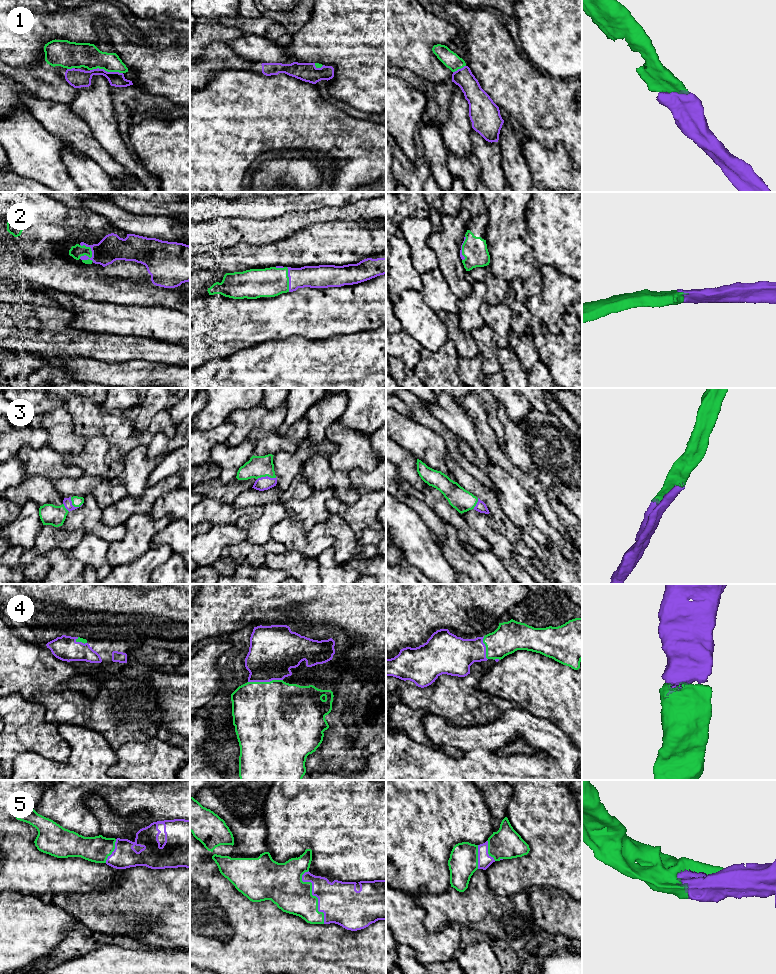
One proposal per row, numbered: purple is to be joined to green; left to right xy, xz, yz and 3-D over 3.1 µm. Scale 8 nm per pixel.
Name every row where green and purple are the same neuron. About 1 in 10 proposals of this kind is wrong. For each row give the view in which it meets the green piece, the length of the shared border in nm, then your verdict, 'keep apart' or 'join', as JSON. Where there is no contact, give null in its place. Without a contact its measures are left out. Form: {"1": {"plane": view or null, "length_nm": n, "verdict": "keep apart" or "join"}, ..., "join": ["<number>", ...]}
{"1": {"plane": "xy", "length_nm": 260, "verdict": "join"}, "2": {"plane": "xy", "length_nm": 180, "verdict": "join"}, "3": {"plane": "xz", "length_nm": 160, "verdict": "join"}, "4": {"plane": "xz", "length_nm": 280, "verdict": "join"}, "5": {"plane": "xz", "length_nm": 460, "verdict": "join"}, "join": ["1", "2", "3", "4", "5"]}

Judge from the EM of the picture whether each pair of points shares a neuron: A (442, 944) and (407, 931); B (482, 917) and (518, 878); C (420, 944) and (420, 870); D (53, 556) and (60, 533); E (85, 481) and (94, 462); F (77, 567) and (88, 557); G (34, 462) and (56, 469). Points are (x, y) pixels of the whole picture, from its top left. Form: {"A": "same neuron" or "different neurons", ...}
{"A": "same neuron", "B": "different neurons", "C": "different neurons", "D": "different neurons", "E": "different neurons", "F": "different neurons", "G": "same neuron"}

